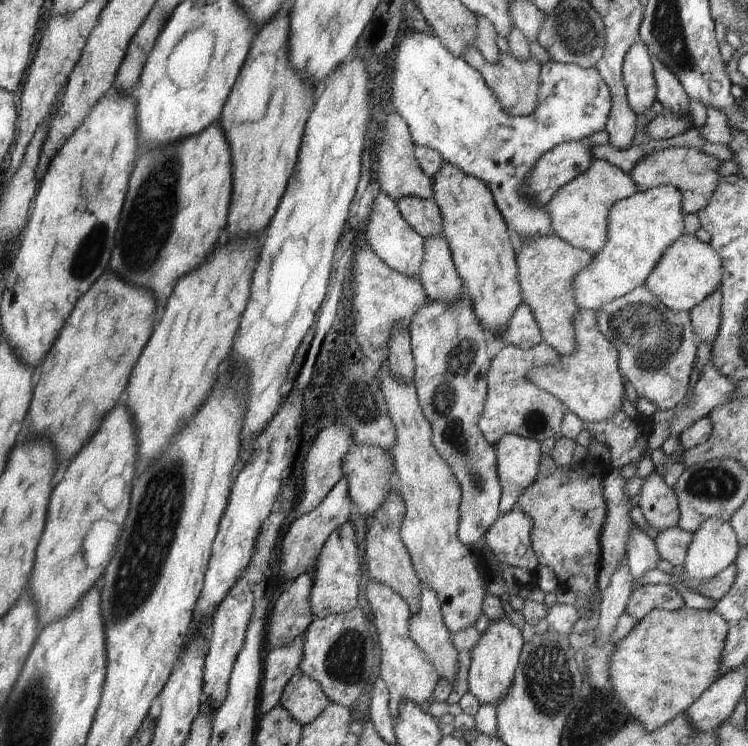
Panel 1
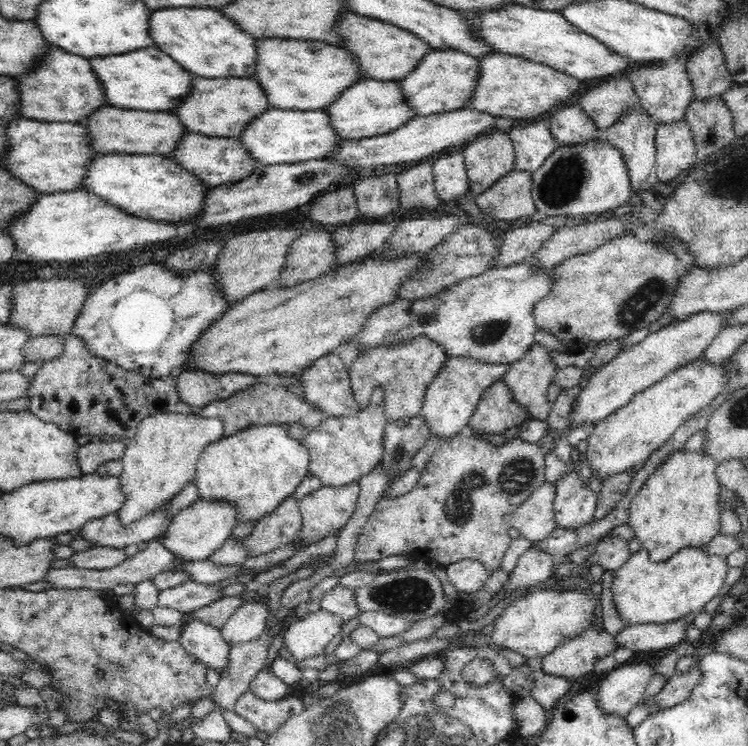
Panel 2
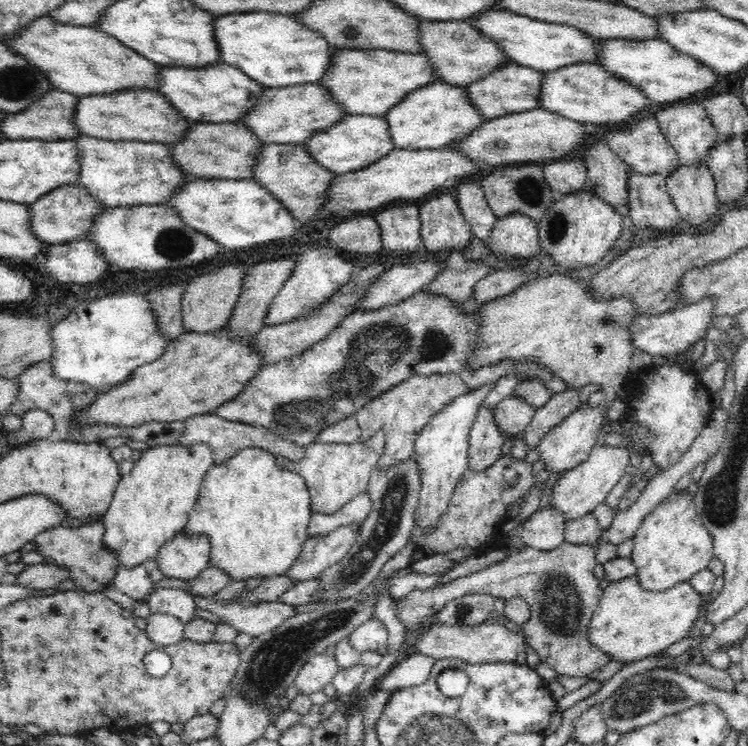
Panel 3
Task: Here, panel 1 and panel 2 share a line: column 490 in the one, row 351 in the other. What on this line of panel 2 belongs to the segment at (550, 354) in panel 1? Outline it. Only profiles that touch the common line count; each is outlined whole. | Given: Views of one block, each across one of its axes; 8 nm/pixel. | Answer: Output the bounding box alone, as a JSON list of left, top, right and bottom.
[348,335,447,420]

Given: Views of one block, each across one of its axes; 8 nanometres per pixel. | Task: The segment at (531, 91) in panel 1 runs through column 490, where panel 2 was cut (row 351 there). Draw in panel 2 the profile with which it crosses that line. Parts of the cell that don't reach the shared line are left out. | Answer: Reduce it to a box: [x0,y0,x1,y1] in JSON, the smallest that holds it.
[27,332,196,440]

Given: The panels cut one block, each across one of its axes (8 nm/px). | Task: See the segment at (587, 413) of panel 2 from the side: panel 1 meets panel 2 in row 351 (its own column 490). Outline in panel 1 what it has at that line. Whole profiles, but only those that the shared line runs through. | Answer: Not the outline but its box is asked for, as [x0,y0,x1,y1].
[467,615,524,707]

